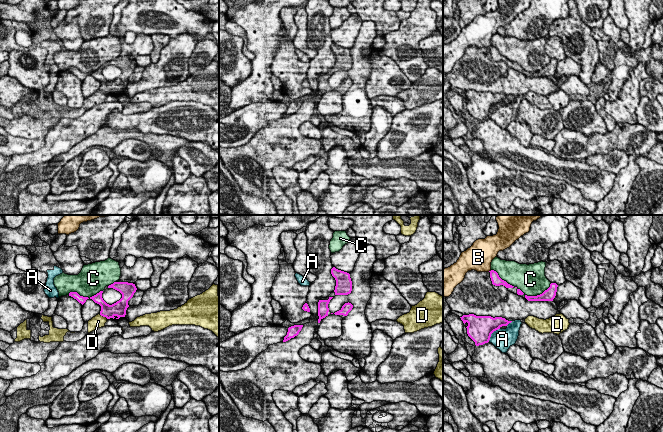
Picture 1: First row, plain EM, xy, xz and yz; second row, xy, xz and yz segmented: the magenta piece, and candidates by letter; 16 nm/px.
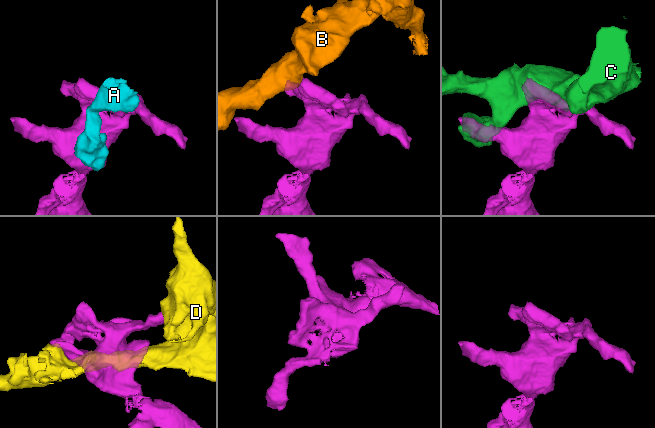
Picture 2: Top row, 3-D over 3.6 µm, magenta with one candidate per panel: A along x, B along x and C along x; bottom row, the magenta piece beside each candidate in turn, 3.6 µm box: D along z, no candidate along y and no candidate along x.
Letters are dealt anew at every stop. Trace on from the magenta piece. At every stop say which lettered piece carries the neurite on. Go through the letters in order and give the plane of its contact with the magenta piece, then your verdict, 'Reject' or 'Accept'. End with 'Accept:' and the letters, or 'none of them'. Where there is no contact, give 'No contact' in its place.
A: Touches magenta in yz. Reject
B: Touches magenta in yz. Reject
C: Touches magenta in yz. Reject
D: Touches magenta in xy. Reject
Accept: none of them

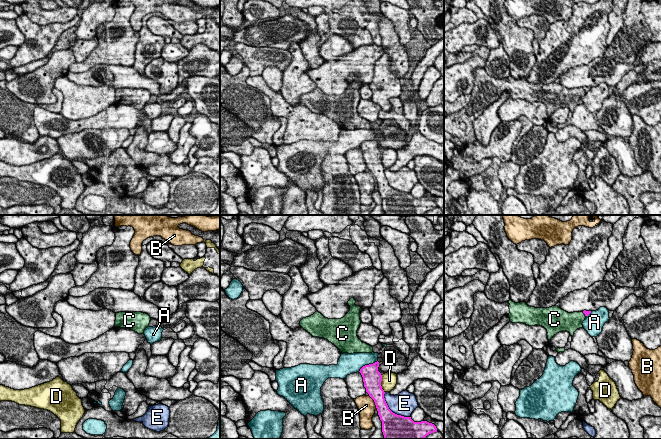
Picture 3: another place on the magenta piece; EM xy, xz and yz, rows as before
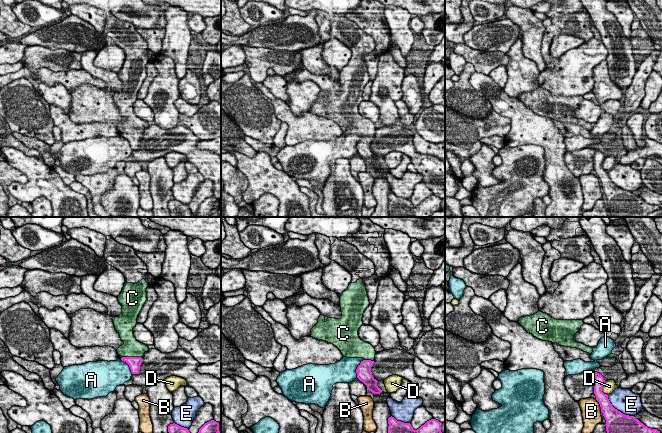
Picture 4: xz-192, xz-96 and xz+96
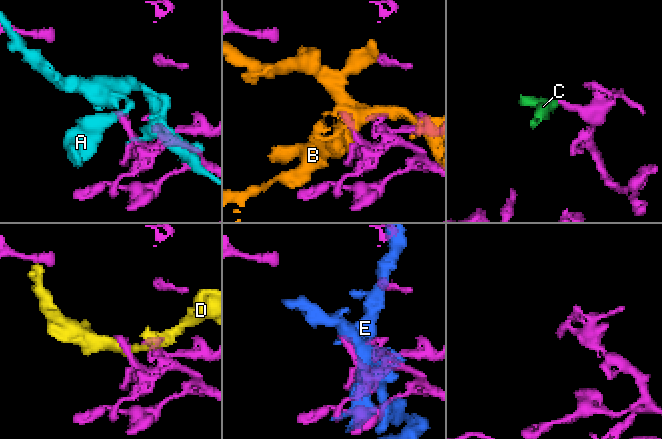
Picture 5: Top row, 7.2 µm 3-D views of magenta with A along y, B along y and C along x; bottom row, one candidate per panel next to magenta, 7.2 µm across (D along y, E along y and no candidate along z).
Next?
A: Touches magenta in xz. Reject
B: Touches magenta in xz. Reject
C: Touches magenta in yz. Accept
D: Touches magenta in xz. Reject
E: Touches magenta in xz. Reject
Accept: C

